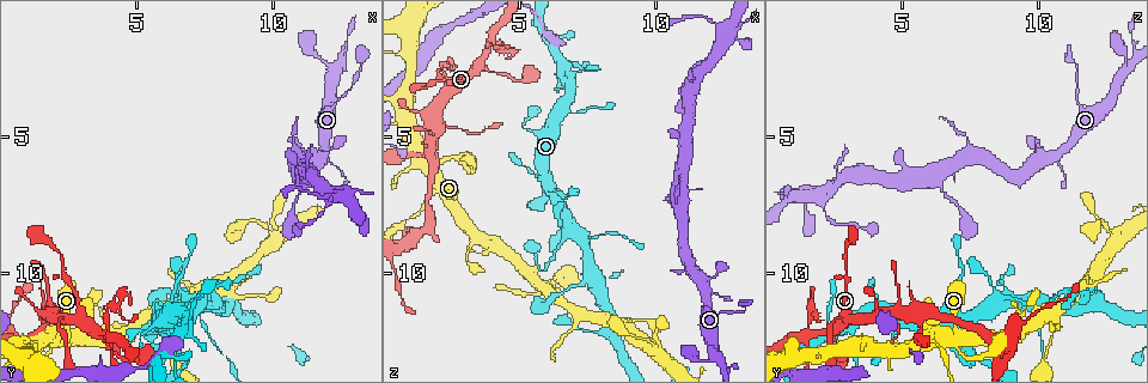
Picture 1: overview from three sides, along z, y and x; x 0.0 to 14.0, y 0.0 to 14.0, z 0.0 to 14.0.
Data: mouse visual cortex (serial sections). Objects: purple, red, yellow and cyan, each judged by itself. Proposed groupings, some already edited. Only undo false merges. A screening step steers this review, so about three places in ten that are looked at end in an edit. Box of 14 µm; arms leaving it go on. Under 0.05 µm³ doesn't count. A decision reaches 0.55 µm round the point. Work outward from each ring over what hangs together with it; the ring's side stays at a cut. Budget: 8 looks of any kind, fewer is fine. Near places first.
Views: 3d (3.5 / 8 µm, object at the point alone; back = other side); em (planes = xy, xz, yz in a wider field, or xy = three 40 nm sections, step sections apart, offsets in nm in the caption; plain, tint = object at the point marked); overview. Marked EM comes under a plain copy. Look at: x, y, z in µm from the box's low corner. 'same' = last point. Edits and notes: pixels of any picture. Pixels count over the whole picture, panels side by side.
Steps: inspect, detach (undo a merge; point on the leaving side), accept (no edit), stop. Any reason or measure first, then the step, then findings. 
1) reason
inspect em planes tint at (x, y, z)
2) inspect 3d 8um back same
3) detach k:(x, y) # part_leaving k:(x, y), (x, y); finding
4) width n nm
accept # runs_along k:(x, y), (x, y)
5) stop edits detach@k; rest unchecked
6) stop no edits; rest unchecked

four-way junction
inspect 3d 8um at (2.5, 12.1, 7.0)

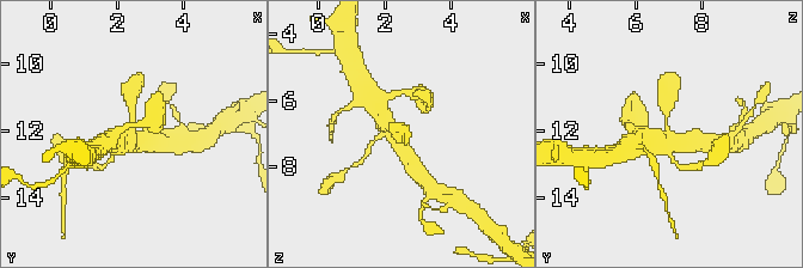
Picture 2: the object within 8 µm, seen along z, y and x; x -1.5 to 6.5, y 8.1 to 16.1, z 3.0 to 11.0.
arms 4; arm_widths 250, 300, 450, 600 nm; now the EM
inspect em planes tint at (2.4, 12.1, 6.9)

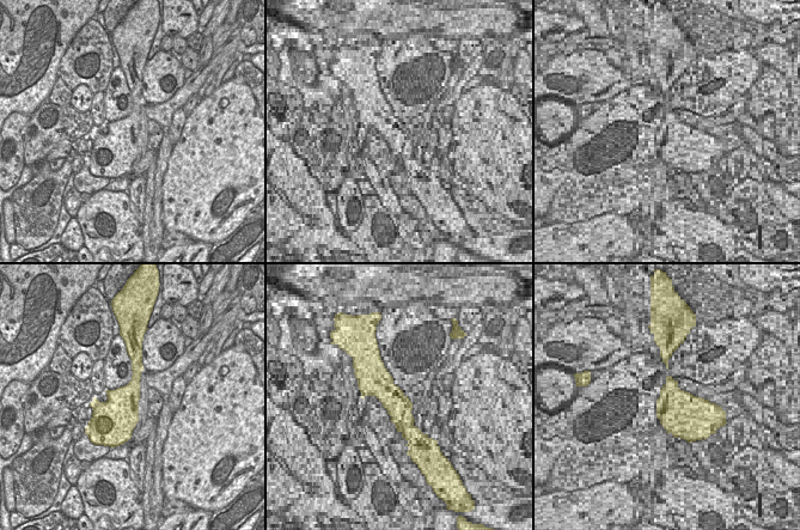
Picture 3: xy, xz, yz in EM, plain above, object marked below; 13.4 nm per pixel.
accept # runs_along 2:(666, 98), (668, 133), (694, 139); one cell here

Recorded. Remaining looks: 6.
branch point
inspect 3d 8um back at (6.7, 11.1, 4.1)

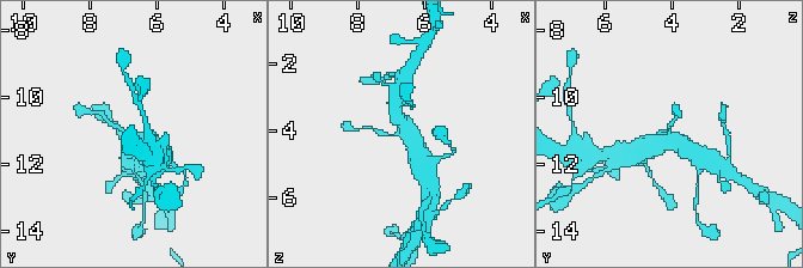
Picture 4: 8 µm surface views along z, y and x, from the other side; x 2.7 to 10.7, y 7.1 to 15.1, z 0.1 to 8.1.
arms 3; arm_widths 100, 450, 500 nm; now the EM
inspect em xy step 5 tint at (6.8, 11.1, 4.0)

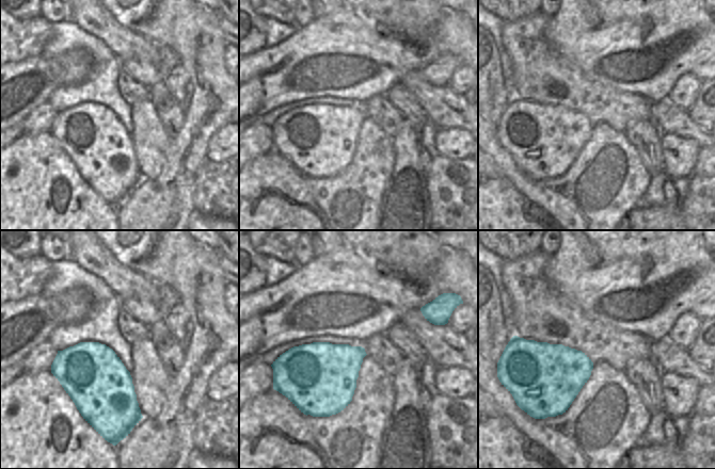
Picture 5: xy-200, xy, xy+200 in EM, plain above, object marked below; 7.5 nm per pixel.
width 380 nm
accept # runs_along 4:(422, 157), (394, 113), (394, 104); one cell here

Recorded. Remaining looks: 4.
narrows sharply
inspect 3d 3.5um at (4.0, 11.3, 1.5)

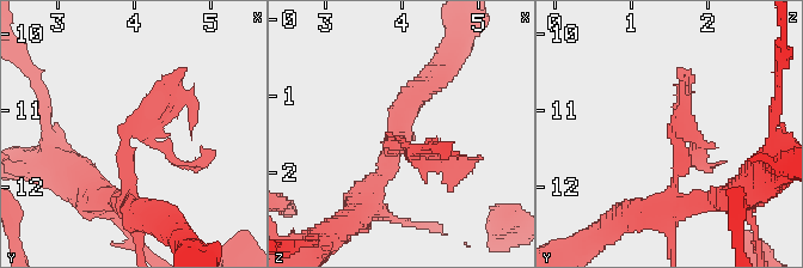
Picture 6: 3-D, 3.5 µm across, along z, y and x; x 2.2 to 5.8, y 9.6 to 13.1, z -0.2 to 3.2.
shape alone is not enough
inspect em xy step 3 tint at (4.00, 11.35, 1.60)

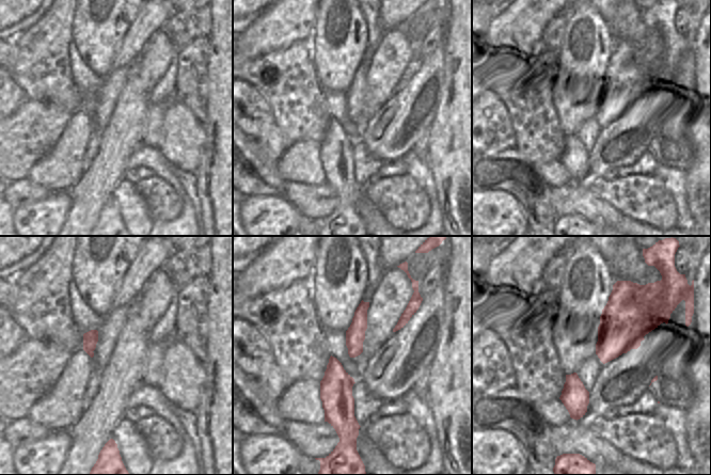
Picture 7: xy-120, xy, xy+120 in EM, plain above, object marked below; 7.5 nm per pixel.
detach 6:(435, 154) # part_leaving 6:(398, 140), (412, 152), (453, 142); a second cell is stuck on

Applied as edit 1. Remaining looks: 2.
stop edits detach@6; rest unchecked

